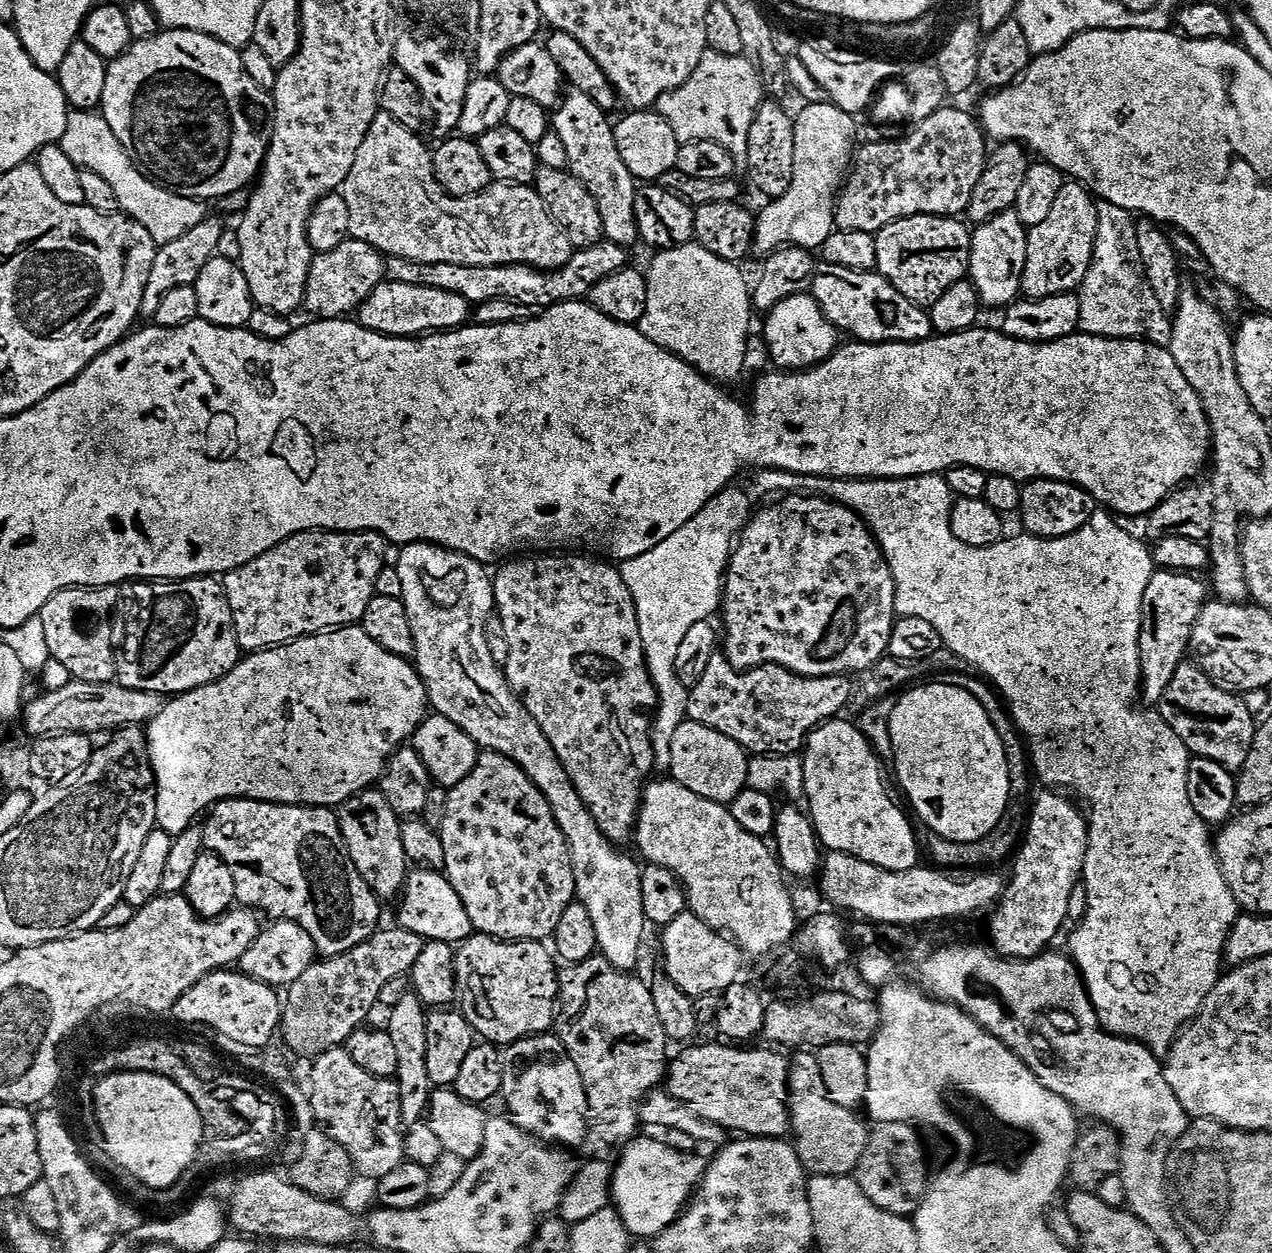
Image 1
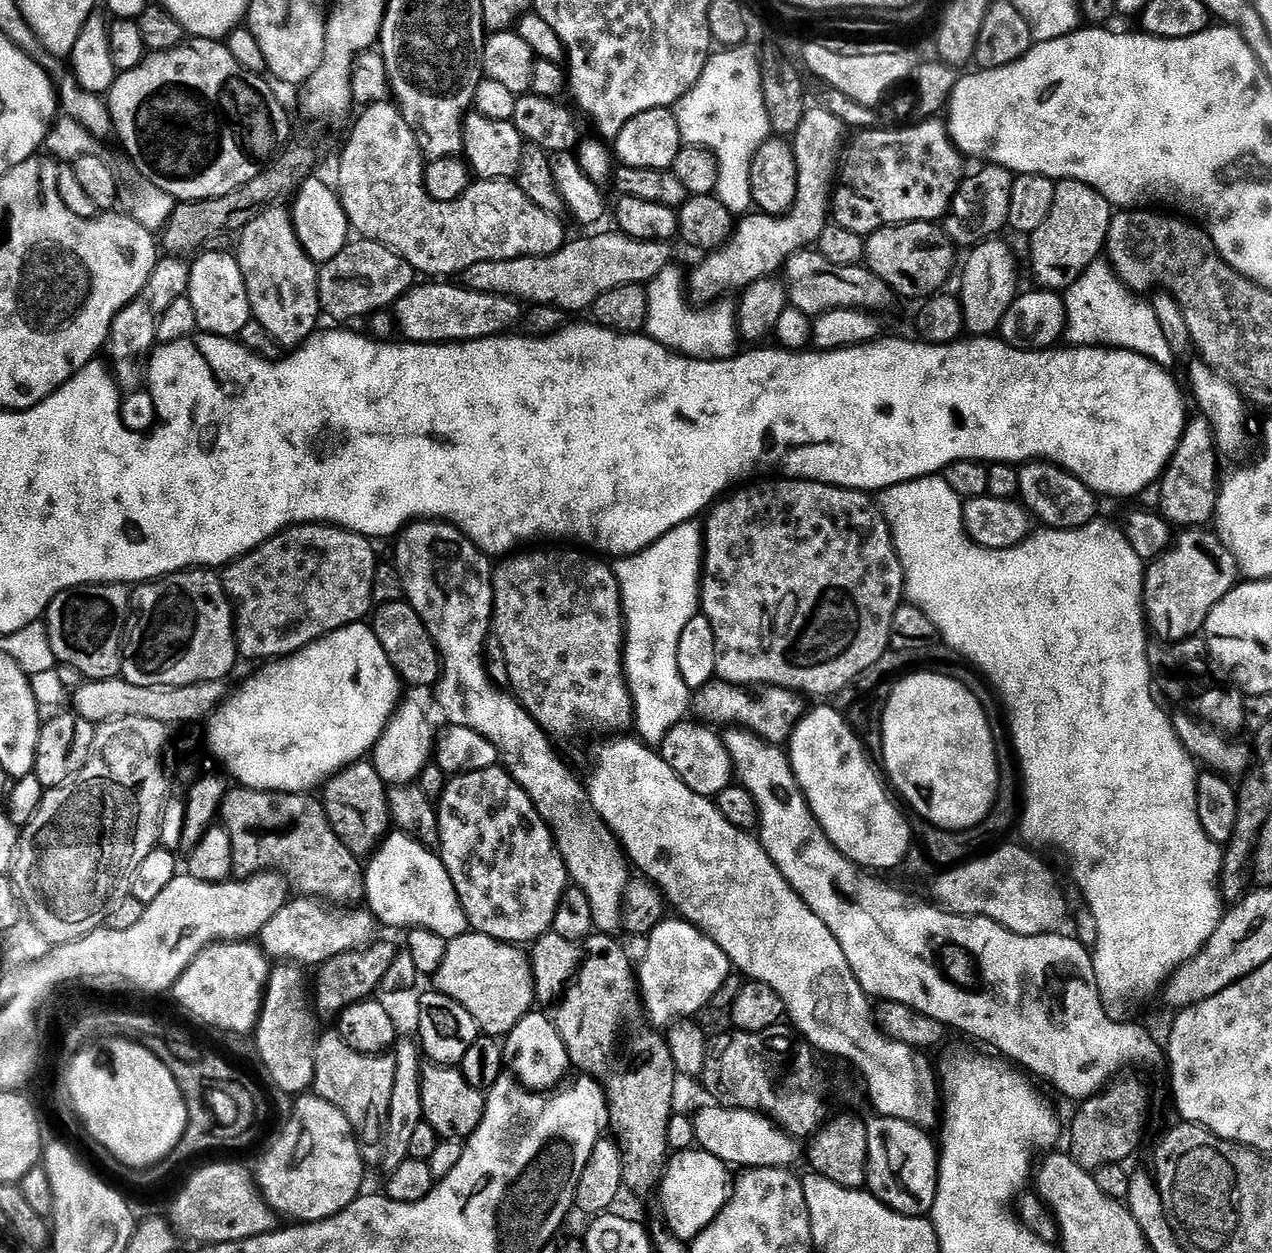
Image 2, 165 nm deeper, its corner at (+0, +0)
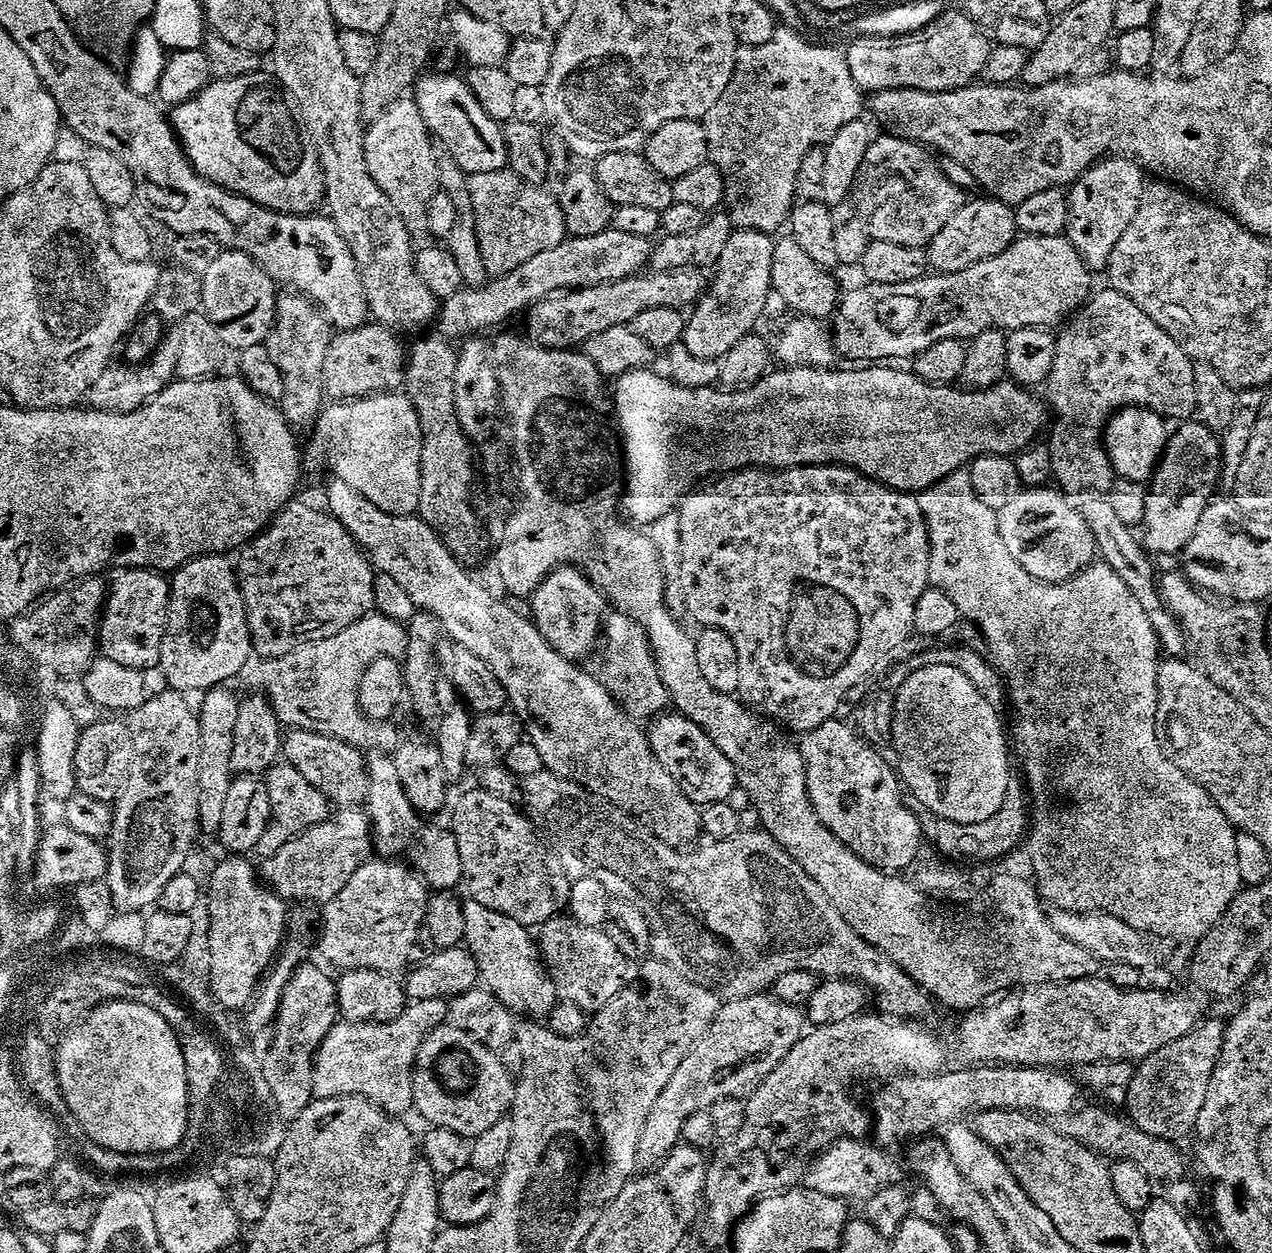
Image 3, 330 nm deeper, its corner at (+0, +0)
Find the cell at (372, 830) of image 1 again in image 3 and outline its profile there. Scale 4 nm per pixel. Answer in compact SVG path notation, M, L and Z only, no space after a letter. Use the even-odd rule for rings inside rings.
M292 730L284 736L282 756L287 763L294 766L294 770L302 774L302 778L306 778L306 782L310 782L310 786L322 790L324 796L341 796L345 800L343 803L348 806L355 805L355 800L367 801L370 790L368 761L365 753L354 746L320 733Z

